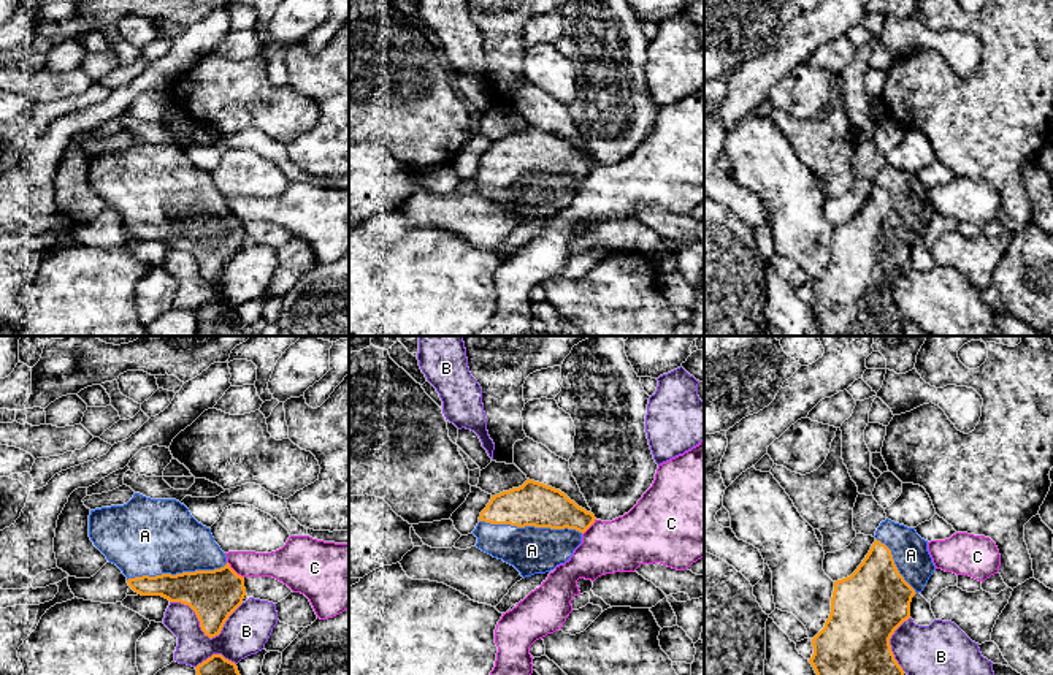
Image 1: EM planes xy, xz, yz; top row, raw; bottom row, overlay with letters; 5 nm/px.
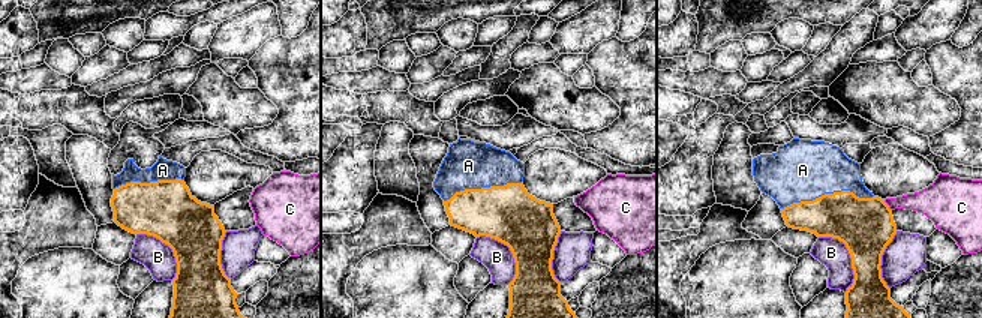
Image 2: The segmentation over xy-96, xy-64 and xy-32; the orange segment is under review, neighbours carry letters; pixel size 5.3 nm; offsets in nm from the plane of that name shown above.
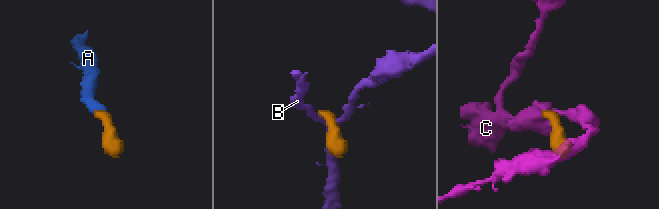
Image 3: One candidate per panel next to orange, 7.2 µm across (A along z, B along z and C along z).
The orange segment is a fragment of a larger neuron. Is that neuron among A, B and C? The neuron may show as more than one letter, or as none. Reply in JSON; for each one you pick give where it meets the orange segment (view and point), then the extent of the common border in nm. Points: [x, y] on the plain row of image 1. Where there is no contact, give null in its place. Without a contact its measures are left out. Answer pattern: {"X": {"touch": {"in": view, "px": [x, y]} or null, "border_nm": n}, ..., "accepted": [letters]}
{"A": {"touch": {"in": "xz", "px": [532, 170]}, "border_nm": 550}, "accepted": ["A"]}

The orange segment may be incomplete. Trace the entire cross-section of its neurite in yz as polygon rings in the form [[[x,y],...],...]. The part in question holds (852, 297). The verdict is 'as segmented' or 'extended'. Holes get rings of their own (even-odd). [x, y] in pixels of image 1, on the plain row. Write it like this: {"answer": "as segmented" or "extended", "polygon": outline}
{"answer": "extended", "polygon": [[[885,165],[875,187],[858,214],[834,227],[831,258],[825,273],[812,284],[809,304],[818,326],[807,336],[904,336],[904,315],[894,304],[890,284],[910,263],[910,247],[921,238],[936,215],[928,185],[915,173]]]}

